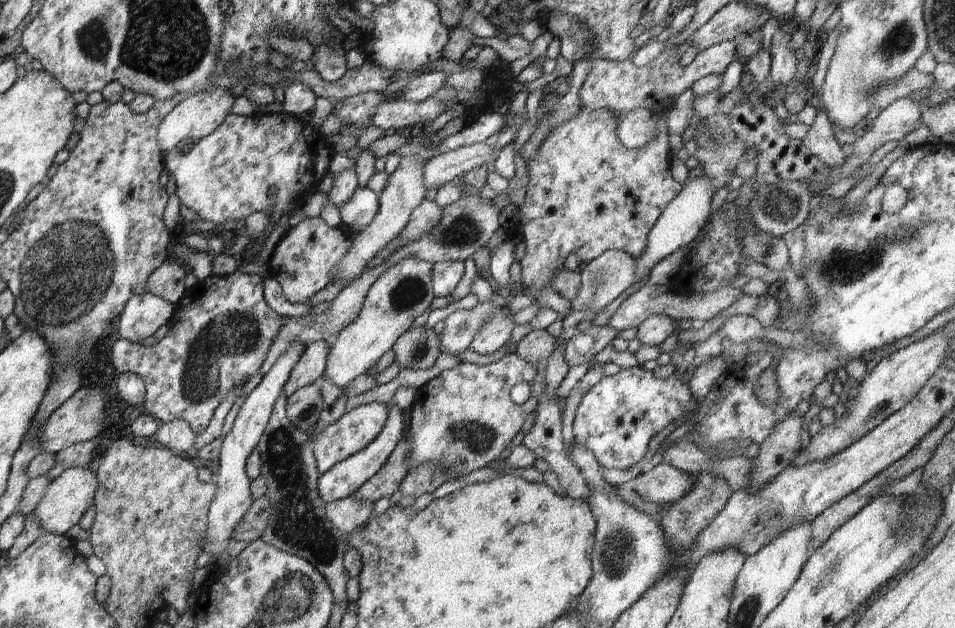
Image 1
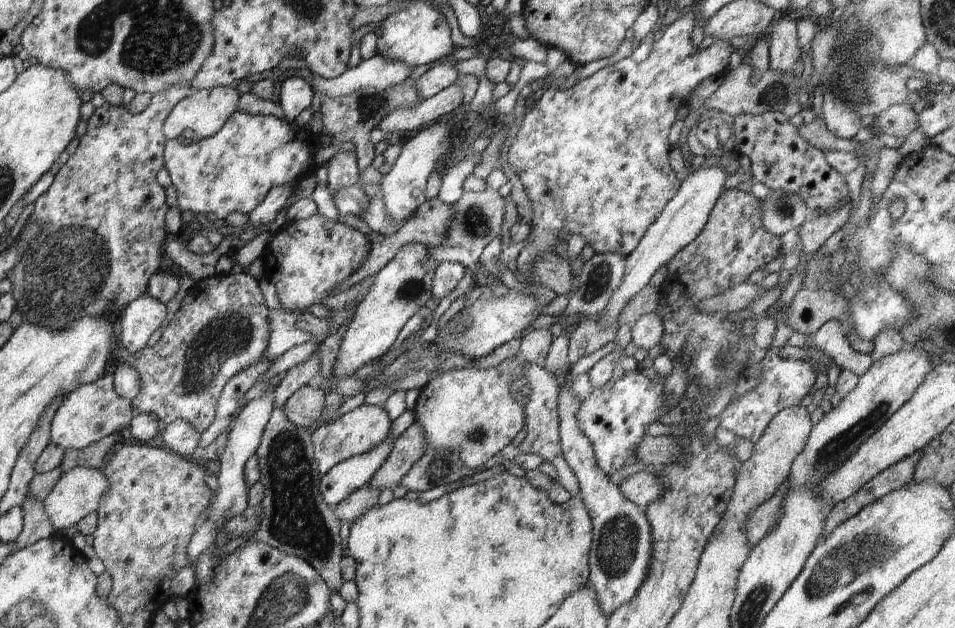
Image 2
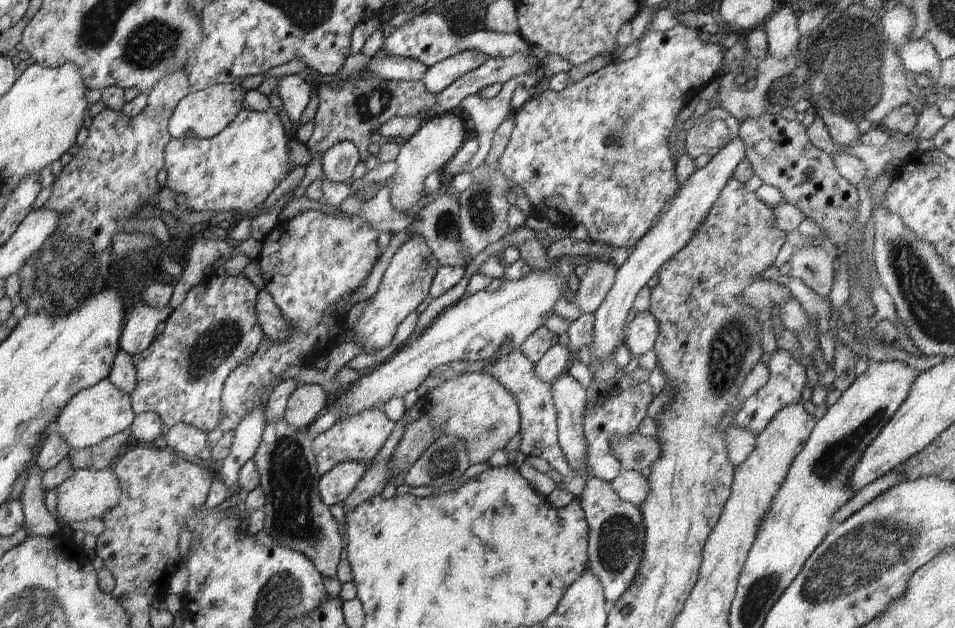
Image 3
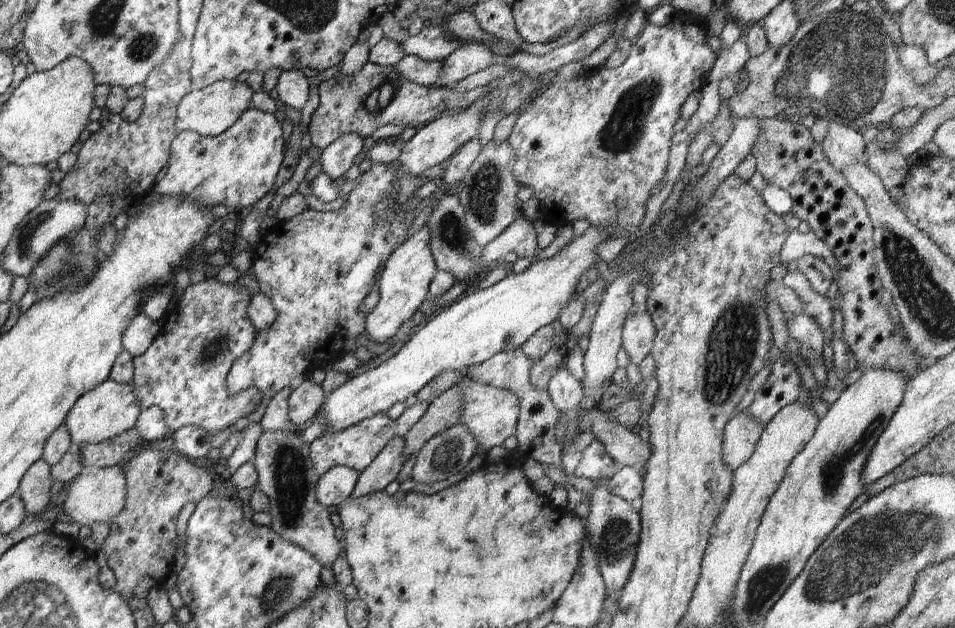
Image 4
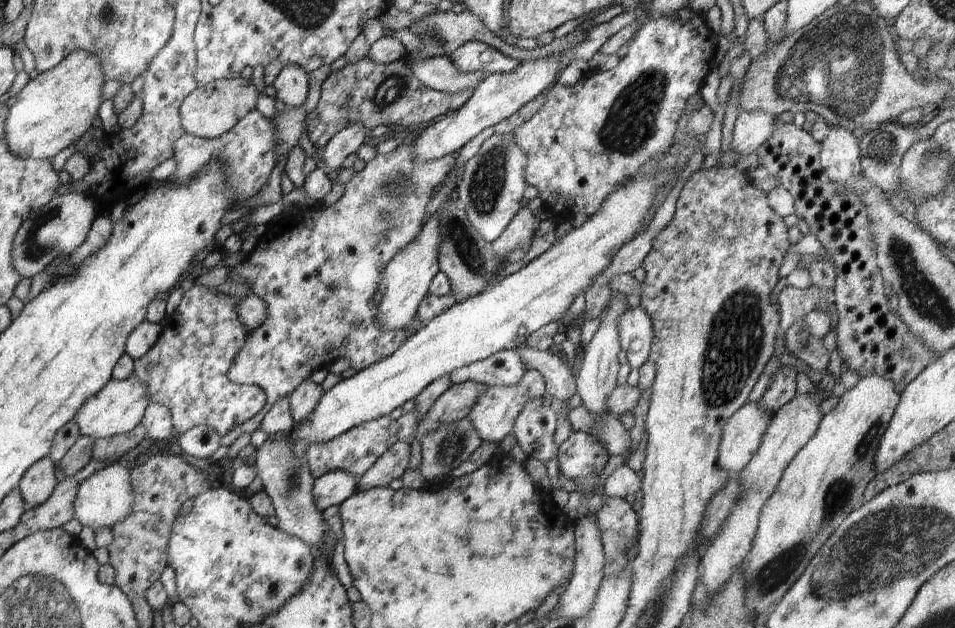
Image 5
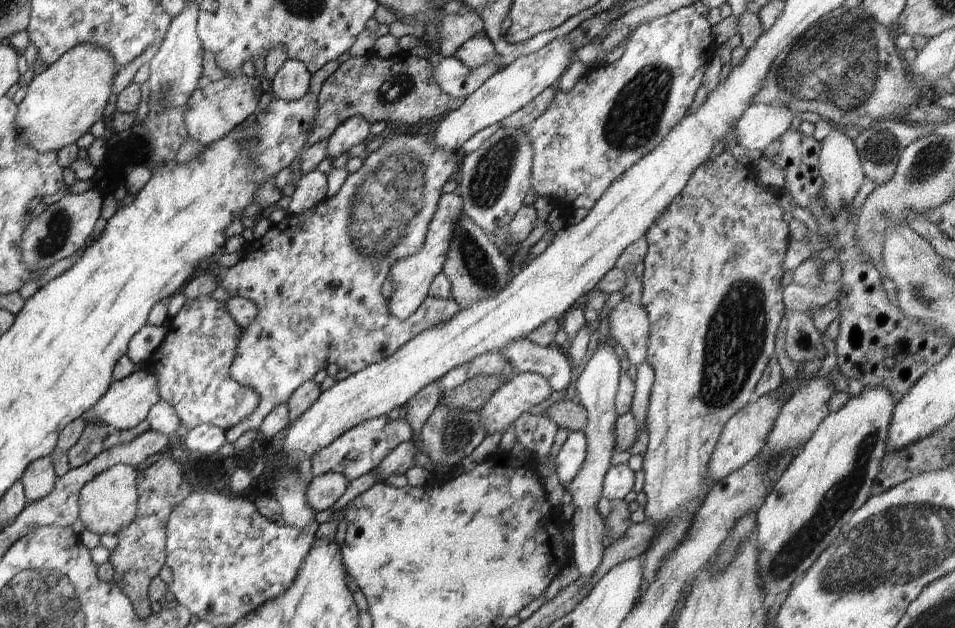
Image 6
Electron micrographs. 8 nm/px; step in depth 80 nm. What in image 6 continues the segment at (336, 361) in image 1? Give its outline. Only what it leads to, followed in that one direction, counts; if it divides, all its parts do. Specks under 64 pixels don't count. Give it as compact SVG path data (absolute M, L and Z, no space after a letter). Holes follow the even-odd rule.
M458 191L444 193L439 200L438 208L434 218L428 225L428 232L425 236L425 244L422 250L416 254L399 260L390 267L389 274L396 282L396 290L389 300L390 312L400 320L406 320L424 302L429 295L429 288L435 276L443 272L443 266L449 246L453 239L454 229L457 222L463 217L463 198Z

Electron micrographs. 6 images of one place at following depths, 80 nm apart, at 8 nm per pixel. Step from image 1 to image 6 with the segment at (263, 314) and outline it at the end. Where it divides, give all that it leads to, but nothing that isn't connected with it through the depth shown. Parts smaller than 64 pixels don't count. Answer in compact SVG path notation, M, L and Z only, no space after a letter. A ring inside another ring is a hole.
M203 294L194 300L186 299L182 309L175 316L169 317L165 326L165 339L142 367L149 373L156 374L161 400L173 405L182 424L191 429L202 423L210 423L227 431L246 416L250 416L258 406L260 396L252 387L238 384L231 377L229 368L237 350L242 328L230 316L224 302Z

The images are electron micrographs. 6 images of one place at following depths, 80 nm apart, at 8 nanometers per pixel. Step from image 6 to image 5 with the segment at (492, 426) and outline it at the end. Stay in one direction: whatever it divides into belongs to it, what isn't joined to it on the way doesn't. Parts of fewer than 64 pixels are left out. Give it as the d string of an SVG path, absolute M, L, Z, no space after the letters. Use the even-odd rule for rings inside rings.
M526 371L518 384L510 386L494 385L488 387L479 397L474 408L469 412L467 420L474 425L479 432L481 440L490 440L490 442L501 442L501 440L510 432L513 432L515 420L522 412L524 405L530 399L544 398L547 396L545 380L537 371Z

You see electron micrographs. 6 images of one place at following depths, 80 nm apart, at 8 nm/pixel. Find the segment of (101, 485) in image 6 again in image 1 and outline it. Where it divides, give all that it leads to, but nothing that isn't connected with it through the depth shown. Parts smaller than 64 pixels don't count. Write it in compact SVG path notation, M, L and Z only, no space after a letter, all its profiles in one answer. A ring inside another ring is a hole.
M72 467L66 469L58 478L52 480L46 489L46 494L39 500L32 513L42 525L44 531L65 535L74 524L78 524L84 513L88 511L95 501L100 486L99 478L94 468L83 469Z

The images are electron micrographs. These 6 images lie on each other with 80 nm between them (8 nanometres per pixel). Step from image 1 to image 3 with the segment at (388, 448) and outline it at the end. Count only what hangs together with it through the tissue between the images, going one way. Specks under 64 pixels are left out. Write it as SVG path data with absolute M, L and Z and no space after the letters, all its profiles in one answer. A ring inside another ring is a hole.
M347 462L332 467L318 481L319 497L324 504L332 506L345 501L352 489L363 477L370 463Z

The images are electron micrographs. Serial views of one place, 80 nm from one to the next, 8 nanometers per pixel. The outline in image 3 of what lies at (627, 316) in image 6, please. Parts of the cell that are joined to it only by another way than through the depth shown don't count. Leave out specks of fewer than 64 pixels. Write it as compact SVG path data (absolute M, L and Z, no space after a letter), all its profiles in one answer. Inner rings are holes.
M649 311L637 312L625 330L623 344L630 350L632 356L640 358L653 350L658 333L658 323L654 316Z

